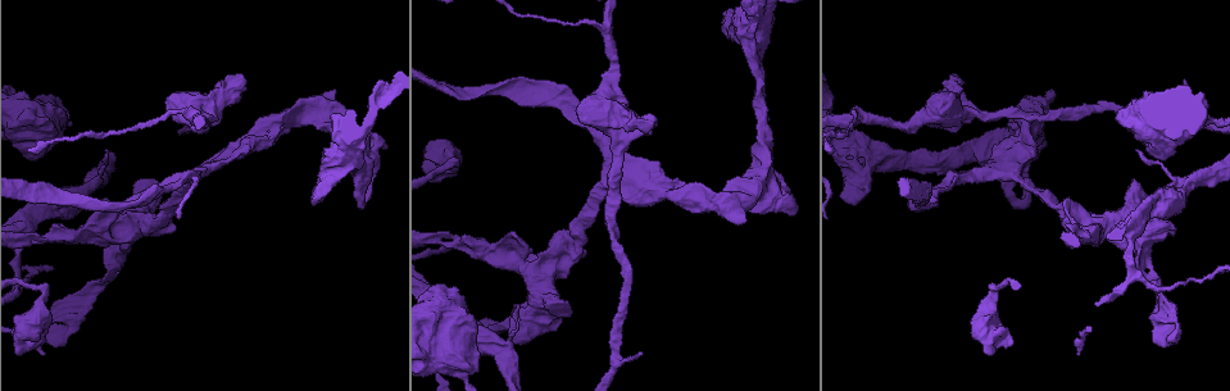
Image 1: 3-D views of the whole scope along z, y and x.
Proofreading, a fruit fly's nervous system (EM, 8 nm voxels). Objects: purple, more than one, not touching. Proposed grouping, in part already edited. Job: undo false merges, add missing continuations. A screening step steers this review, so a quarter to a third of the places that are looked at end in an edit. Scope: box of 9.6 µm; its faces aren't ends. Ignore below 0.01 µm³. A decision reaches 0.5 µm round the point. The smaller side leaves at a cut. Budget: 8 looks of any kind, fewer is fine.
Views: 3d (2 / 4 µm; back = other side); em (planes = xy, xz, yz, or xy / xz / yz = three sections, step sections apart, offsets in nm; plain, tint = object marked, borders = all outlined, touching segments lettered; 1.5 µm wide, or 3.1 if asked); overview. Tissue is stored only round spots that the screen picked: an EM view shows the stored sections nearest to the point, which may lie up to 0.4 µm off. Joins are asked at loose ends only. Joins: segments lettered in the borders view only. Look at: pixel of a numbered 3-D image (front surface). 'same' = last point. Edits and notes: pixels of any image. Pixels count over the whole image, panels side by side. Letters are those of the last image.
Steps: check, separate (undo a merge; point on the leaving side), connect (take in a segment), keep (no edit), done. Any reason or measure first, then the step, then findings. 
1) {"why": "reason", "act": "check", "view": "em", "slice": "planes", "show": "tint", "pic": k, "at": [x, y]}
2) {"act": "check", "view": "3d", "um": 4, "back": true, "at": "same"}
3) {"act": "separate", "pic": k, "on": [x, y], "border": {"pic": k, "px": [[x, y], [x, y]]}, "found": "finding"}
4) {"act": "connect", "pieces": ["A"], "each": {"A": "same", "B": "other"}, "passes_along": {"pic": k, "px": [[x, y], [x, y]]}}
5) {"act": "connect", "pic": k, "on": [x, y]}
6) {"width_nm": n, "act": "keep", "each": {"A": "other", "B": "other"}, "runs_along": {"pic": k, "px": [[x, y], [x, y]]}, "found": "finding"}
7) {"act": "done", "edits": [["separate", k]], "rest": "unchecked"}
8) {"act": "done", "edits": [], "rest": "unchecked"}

{"why": "branch stops here", "act": "check", "view": "em", "slice": "planes", "show": "borders", "pic": 1, "at": [1172, 313]}

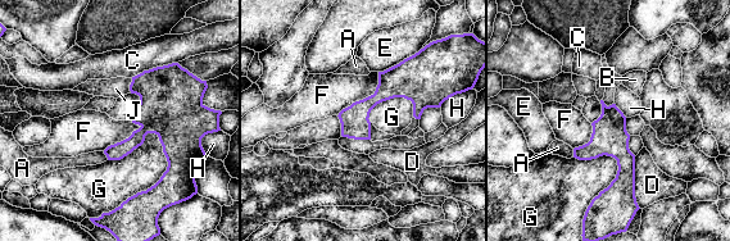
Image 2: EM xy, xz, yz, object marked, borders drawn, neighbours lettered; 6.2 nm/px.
{"act": "keep", "each": {"A": "other", "B": "other", "C": "other", "D": "other", "E": "other", "F": "other", "G": "other", "H": "other", "J": "other"}, "border": {"pic": 2, "px": [[157, 133], [167, 169], [117, 207]]}, "found": "no lettered segment goes on from it"}

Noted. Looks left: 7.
{"why": "sudden change in width", "act": "check", "view": "em", "slice": "xz", "step": 8, "show": "borders", "pic": 1, "at": [37, 243]}

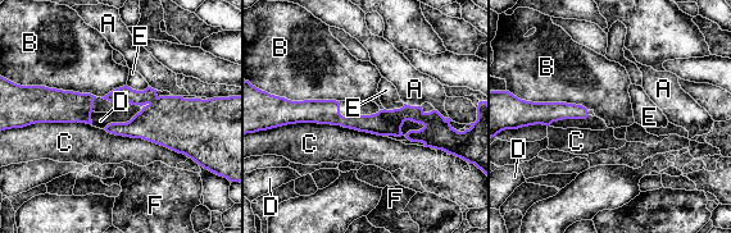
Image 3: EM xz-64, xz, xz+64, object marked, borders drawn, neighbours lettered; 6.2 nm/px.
{"why": "another direction", "act": "check", "view": "em", "slice": "planes", "show": "borders", "at": "same"}

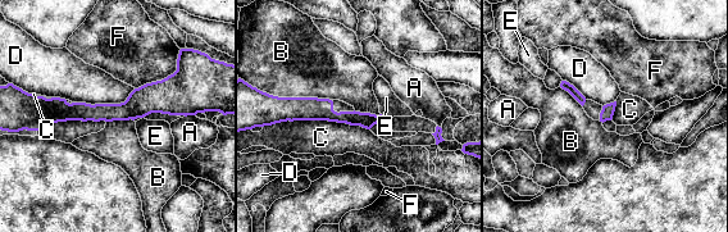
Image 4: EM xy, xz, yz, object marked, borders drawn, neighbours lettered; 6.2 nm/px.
{"longest_contact_nm": ["C", 600], "act": "keep", "each": {"A": "other", "B": "other", "C": "other", "D": "other", "E": "other", "F": "other"}, "border": {"pic": 4, "px": [[273, 95], [317, 96], [331, 100]]}, "found": "one cell here"}

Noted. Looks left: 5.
{"why": "calibre changes", "act": "check", "view": "3d", "um": 2, "pic": 1, "at": [450, 165]}

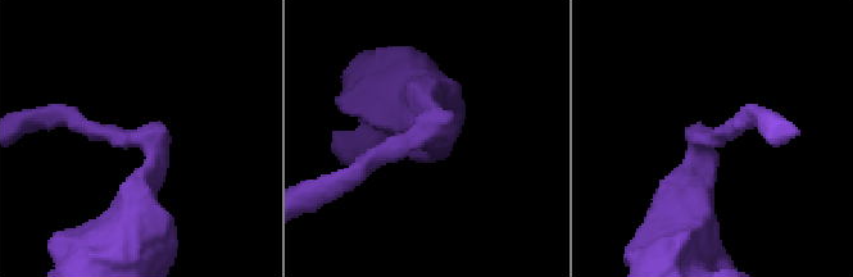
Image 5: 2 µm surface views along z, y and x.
{"act": "check", "view": "em", "slice": "planes", "show": "borders", "pic": 5, "at": [427, 126]}

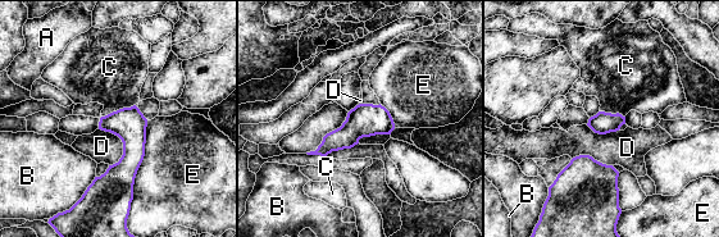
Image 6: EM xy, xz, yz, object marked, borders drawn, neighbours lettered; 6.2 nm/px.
{"longest_contact_nm": ["E", 600], "act": "keep", "each": {"A": "other", "B": "other", "C": "other", "D": "other", "E": "other"}, "found": "all the same cell"}

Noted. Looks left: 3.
{"act": "done", "edits": [], "rest": "unchecked"}

